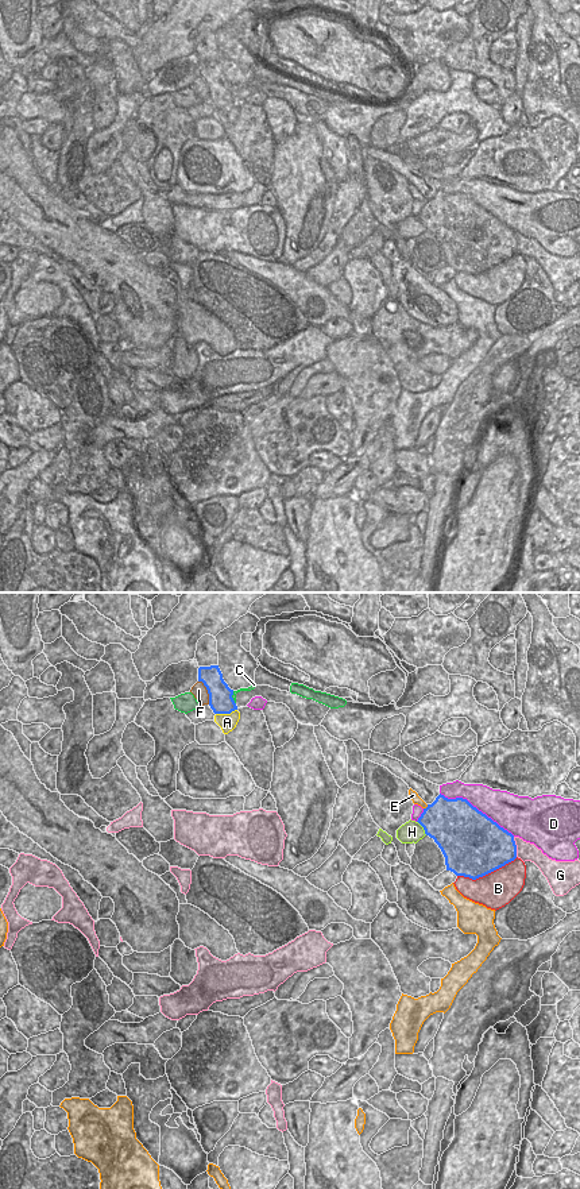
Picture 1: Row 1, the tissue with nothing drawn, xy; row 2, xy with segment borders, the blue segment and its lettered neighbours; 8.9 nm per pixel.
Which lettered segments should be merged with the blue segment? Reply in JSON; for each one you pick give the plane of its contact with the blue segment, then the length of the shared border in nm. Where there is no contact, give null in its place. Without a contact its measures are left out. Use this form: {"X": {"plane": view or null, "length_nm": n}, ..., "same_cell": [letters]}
{"same_cell": []}

